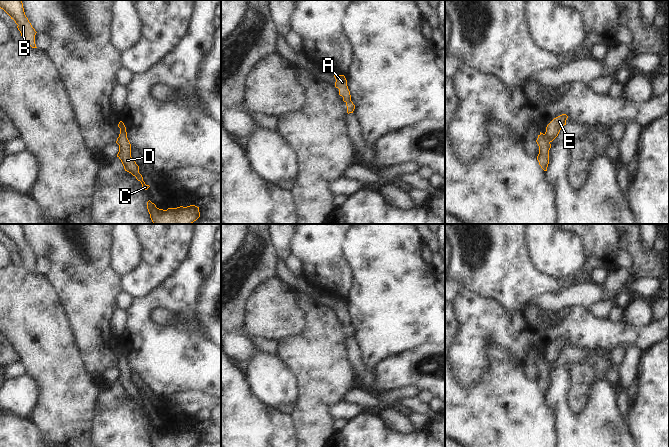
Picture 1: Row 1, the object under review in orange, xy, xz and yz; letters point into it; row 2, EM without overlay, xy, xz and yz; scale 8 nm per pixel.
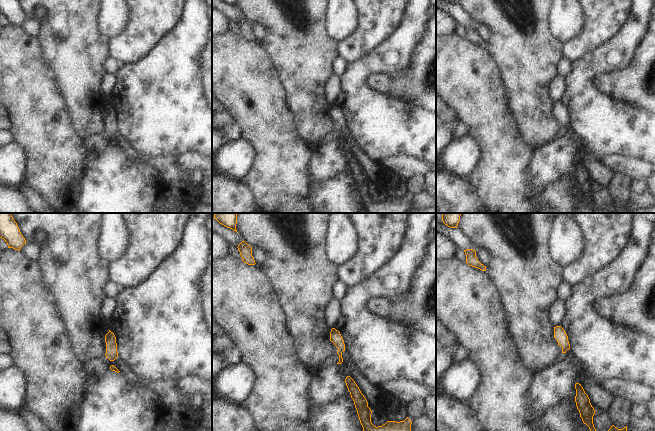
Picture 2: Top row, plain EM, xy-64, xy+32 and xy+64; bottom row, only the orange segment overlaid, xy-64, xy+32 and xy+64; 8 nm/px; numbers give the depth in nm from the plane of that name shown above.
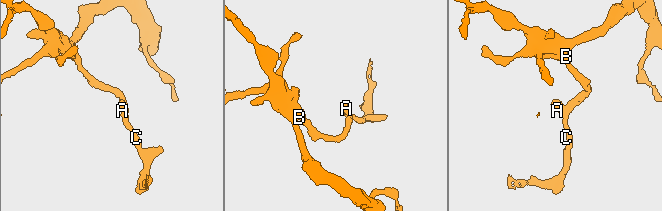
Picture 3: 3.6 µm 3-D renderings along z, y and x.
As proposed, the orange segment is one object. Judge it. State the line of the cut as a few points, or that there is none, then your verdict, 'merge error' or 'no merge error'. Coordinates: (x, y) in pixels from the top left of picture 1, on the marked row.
cut yz (544, 134), (549, 142); merge error

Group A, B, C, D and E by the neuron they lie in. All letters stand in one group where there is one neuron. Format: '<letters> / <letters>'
A C D / B E

